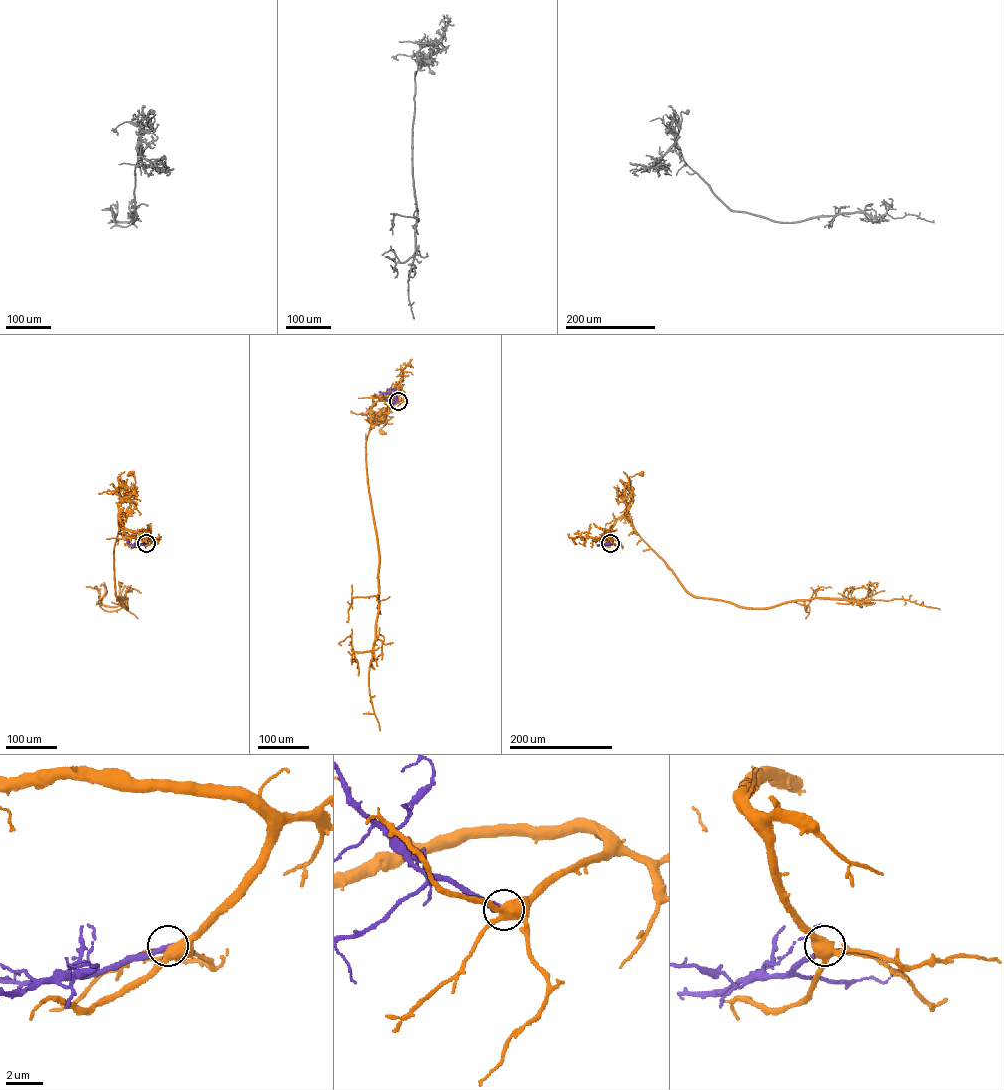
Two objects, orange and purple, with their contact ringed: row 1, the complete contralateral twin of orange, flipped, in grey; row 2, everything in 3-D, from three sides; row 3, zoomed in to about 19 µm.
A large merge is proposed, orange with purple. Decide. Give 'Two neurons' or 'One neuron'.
Two neurons

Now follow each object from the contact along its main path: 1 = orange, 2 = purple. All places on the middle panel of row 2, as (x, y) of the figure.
1: (398, 401), (401, 399), (382, 399), (371, 408), (372, 421), (387, 420), (381, 428), (382, 432)
2: (398, 401), (390, 393), (379, 392)

